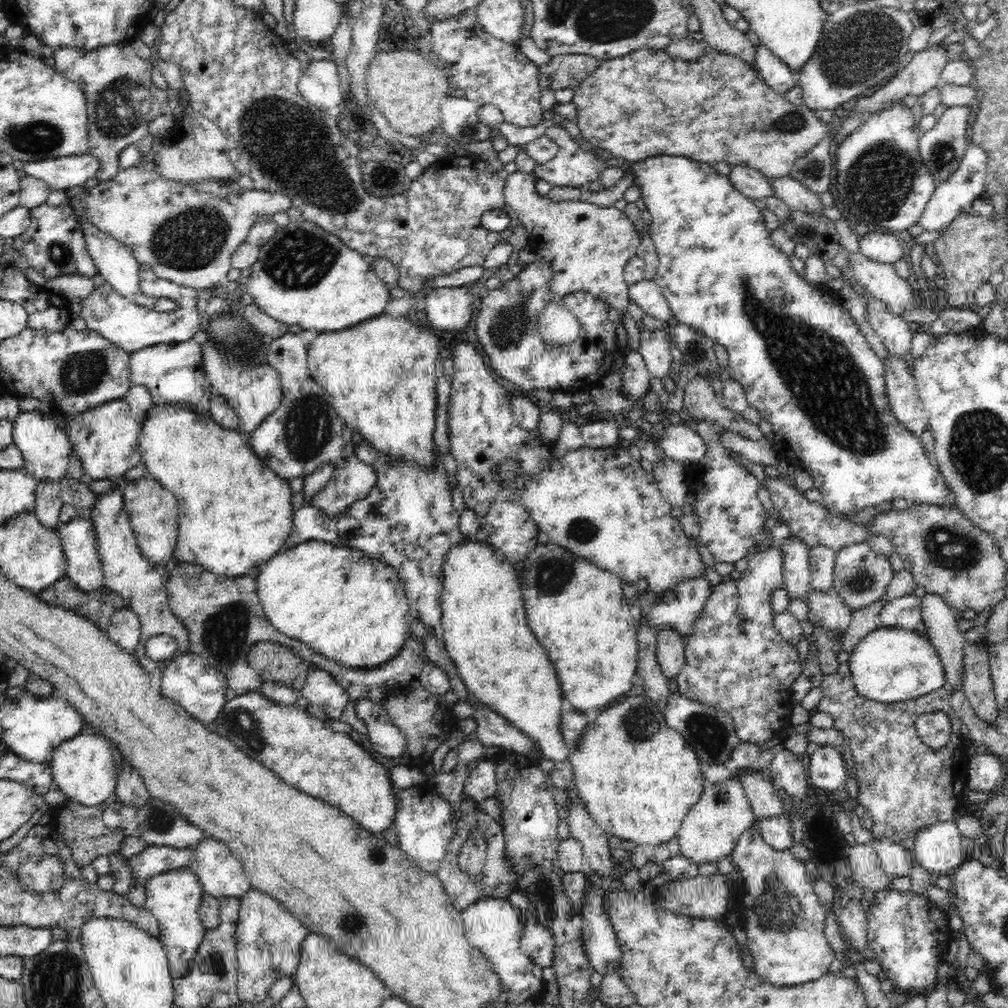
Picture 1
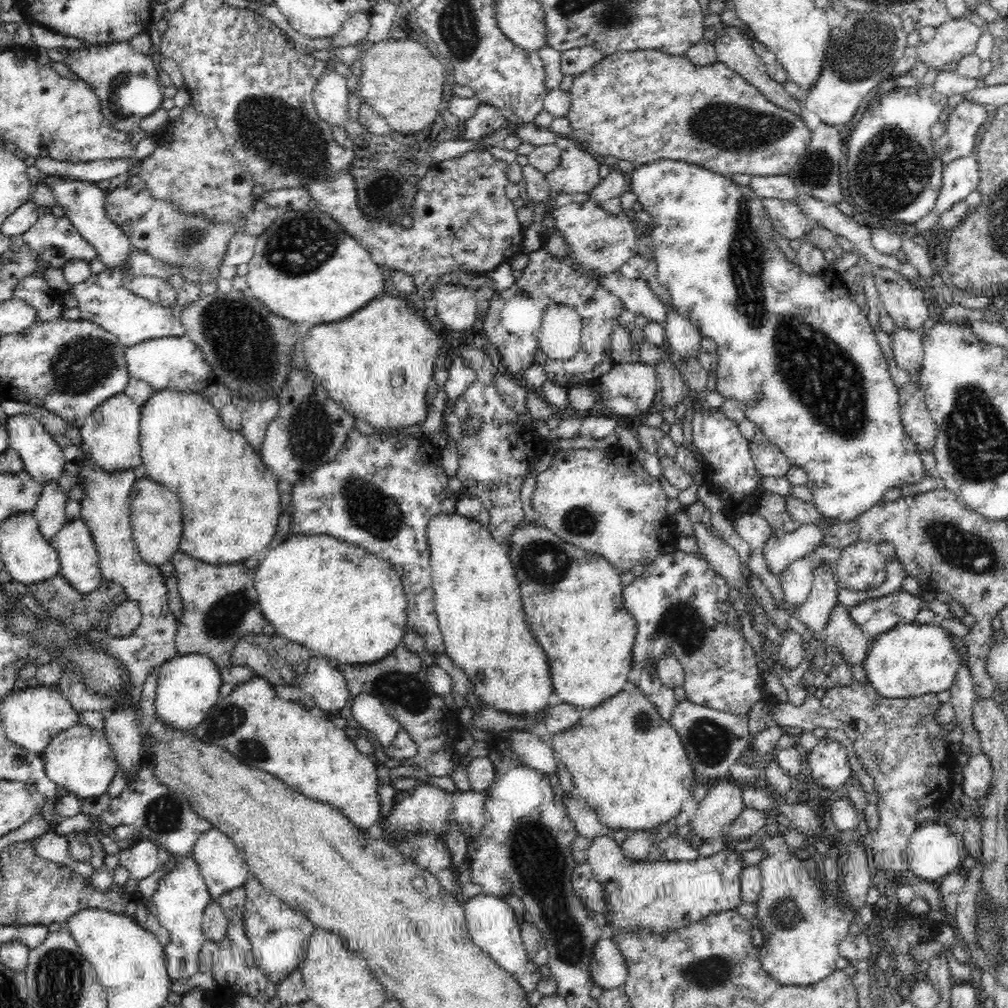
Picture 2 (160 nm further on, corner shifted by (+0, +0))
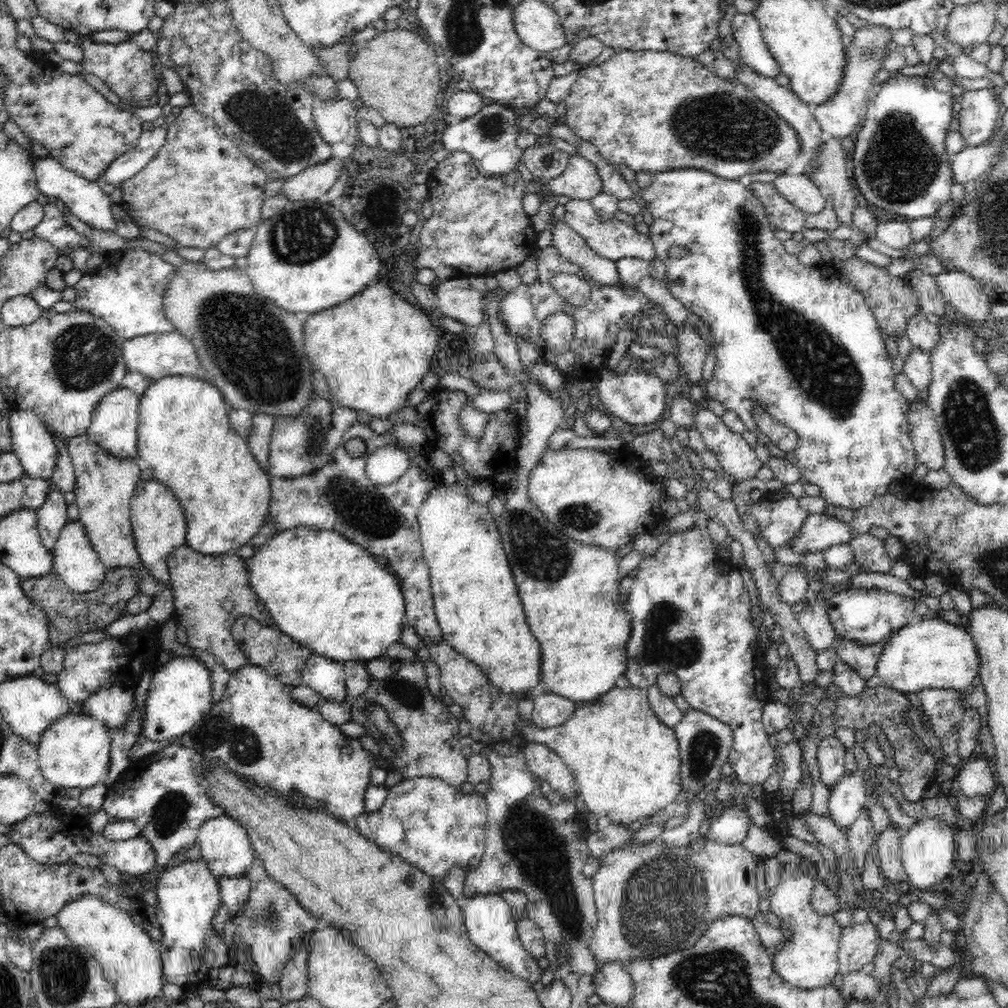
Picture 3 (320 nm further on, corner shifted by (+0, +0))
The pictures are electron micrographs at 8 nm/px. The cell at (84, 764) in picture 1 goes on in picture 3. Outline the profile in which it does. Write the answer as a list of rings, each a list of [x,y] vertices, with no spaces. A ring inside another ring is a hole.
[[[68,711],[50,723],[36,747],[39,769],[46,781],[54,787],[64,787],[69,793],[92,788],[104,774],[109,774],[110,730],[104,723],[82,711]]]

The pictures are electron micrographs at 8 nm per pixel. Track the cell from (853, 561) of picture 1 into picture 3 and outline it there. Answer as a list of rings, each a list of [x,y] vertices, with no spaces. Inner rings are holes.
[[[857,534],[850,540],[850,547],[854,549],[854,561],[861,564],[866,572],[880,572],[888,574],[893,566],[884,545],[884,540],[873,534]]]

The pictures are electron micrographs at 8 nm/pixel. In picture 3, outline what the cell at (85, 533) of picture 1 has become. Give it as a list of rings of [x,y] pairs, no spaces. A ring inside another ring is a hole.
[[[69,520],[62,527],[52,553],[54,556],[53,572],[59,576],[70,591],[87,593],[97,590],[103,585],[107,570],[91,546],[91,541],[87,537],[86,529],[81,522]]]

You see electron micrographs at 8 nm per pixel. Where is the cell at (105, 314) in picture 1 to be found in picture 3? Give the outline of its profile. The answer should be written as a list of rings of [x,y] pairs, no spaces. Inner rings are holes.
[[[122,248],[108,252],[104,255],[103,263],[99,263],[95,269],[86,270],[74,285],[77,290],[74,306],[77,310],[88,312],[104,320],[124,340],[132,340],[148,334],[170,334],[176,329],[166,319],[162,302],[169,276],[174,271],[175,266],[164,261],[160,254],[146,252],[141,248],[128,248],[128,250]]]

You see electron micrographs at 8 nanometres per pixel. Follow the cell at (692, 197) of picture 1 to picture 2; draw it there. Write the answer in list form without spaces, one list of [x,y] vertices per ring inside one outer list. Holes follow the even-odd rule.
[[[658,160],[636,167],[631,172],[630,190],[642,203],[643,210],[652,216],[654,227],[650,239],[657,262],[657,278],[672,296],[673,306],[679,314],[686,316],[702,336],[710,338],[718,347],[718,367],[716,372],[716,392],[721,399],[733,398],[746,404],[745,418],[751,420],[764,432],[766,440],[778,447],[792,463],[792,466],[803,468],[808,474],[806,486],[812,490],[812,501],[822,516],[832,521],[848,522],[859,514],[870,510],[882,501],[882,495],[889,488],[902,488],[907,484],[916,484],[926,476],[918,447],[910,441],[908,433],[900,418],[899,389],[894,385],[888,371],[888,362],[882,348],[876,340],[866,314],[852,300],[848,287],[843,282],[824,282],[820,276],[812,276],[803,271],[796,261],[789,260],[772,237],[771,220],[763,205],[750,186],[735,183],[731,176],[706,170],[701,166],[677,160]]]

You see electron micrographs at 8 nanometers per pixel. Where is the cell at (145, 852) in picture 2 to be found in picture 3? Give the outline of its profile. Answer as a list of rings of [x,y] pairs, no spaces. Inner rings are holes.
[[[58,810],[47,813],[32,812],[24,820],[9,827],[10,831],[6,834],[8,839],[20,847],[28,857],[41,864],[69,863],[74,854],[84,853],[98,857],[103,865],[134,877],[152,871],[156,866],[156,853],[146,838],[136,836],[130,840],[108,840],[102,833],[96,834],[91,830],[87,820],[77,820],[71,813],[60,813]]]

